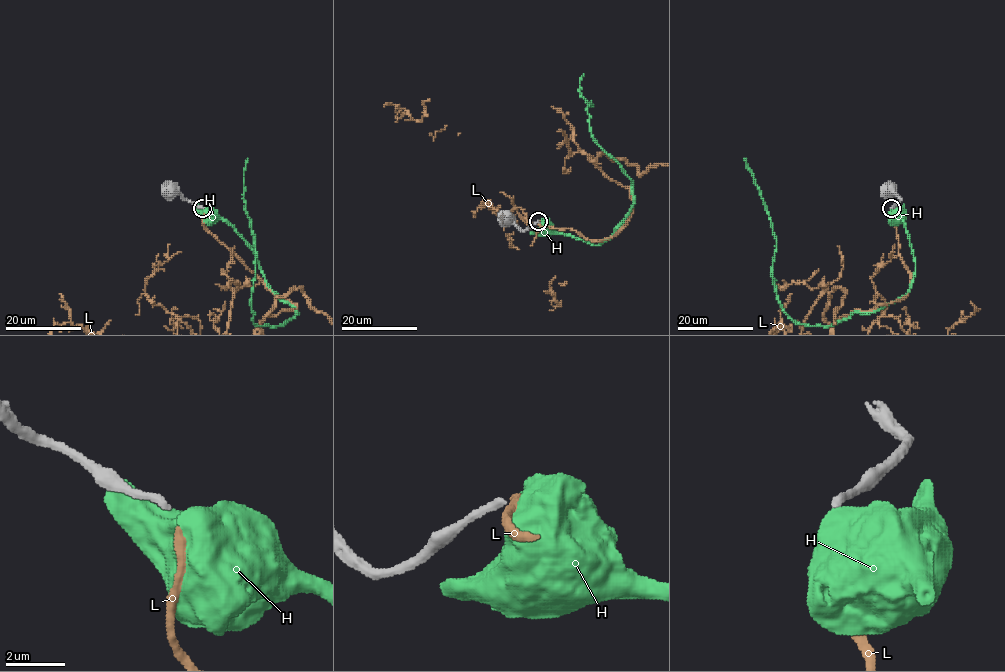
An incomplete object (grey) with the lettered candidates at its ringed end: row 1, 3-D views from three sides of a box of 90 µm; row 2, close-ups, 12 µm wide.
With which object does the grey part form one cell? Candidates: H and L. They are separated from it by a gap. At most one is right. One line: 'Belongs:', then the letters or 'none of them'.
Belongs: L

